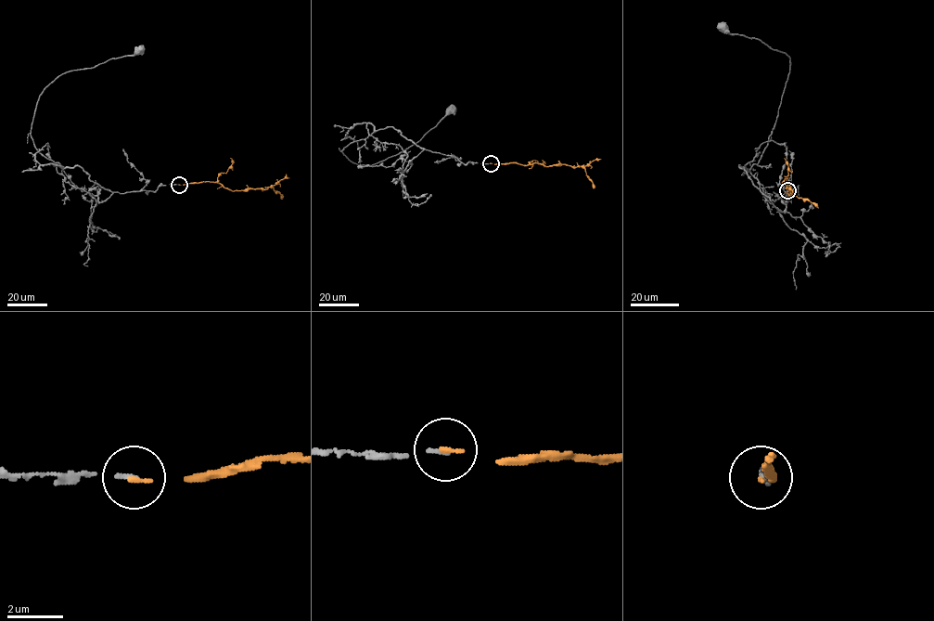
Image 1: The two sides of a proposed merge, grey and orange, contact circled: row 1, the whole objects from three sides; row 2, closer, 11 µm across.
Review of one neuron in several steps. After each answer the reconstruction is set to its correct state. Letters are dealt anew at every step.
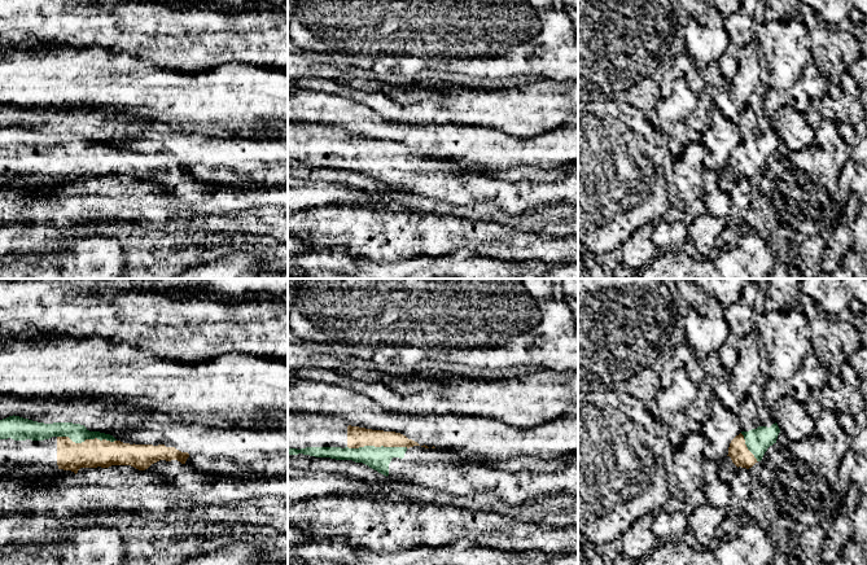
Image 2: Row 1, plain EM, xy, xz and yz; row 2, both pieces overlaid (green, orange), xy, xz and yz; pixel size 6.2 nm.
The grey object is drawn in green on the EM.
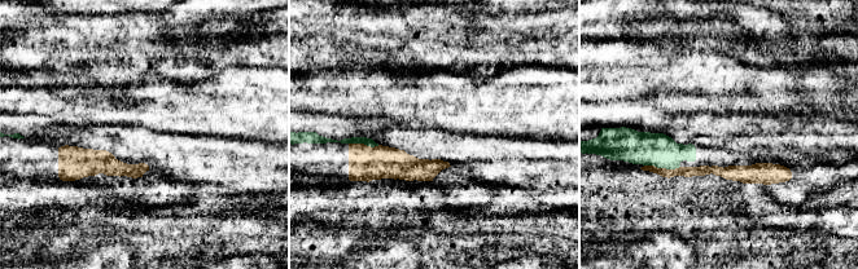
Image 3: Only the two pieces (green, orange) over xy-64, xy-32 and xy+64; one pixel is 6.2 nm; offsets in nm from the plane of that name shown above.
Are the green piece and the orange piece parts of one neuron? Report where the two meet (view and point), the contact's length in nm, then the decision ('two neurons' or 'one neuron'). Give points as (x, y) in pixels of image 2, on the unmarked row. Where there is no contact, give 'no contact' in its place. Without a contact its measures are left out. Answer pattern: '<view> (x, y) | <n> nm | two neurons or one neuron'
xz (377, 157) | 380 nm | one neuron

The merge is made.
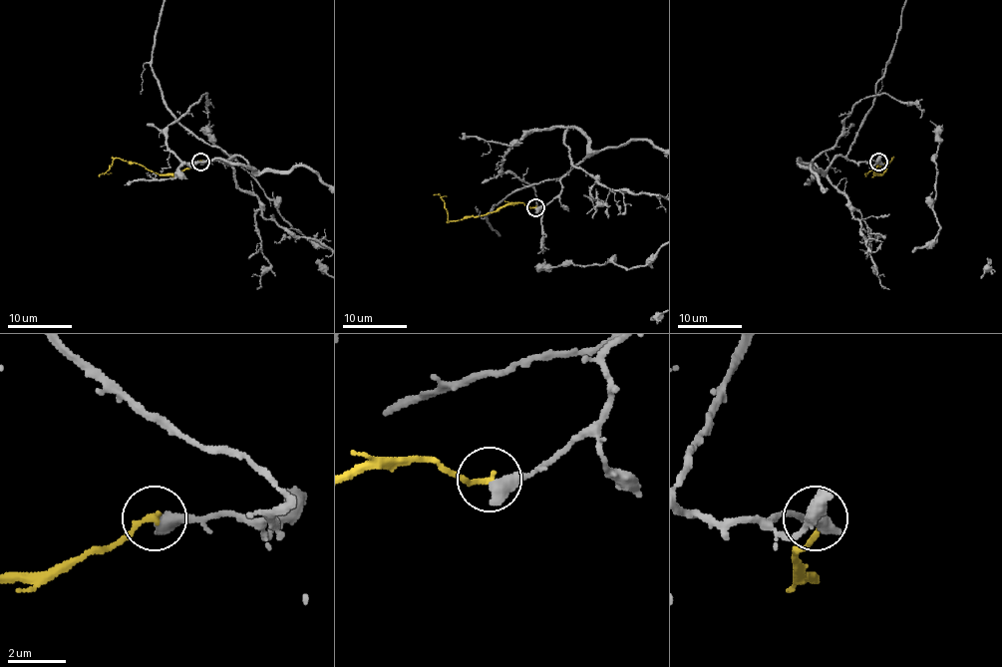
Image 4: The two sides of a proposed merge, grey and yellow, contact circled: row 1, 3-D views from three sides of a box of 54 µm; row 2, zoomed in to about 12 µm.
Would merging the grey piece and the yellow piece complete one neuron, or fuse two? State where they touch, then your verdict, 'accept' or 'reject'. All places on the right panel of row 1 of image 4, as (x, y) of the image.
at (878, 162); reject

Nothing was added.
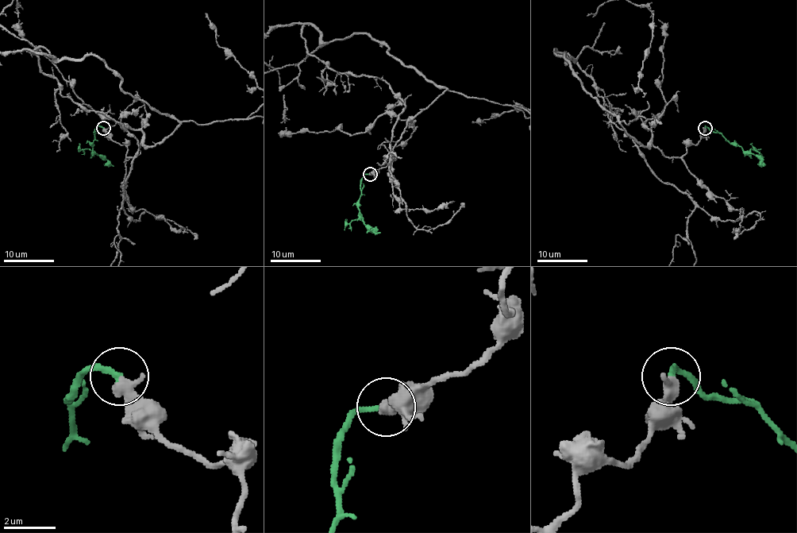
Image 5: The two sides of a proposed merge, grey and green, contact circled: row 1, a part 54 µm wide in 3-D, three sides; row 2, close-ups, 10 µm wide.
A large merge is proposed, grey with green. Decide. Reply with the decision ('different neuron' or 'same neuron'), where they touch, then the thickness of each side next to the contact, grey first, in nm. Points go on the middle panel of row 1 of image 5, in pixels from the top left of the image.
same neuron; place (370, 174); calibres 550 and 220 nm

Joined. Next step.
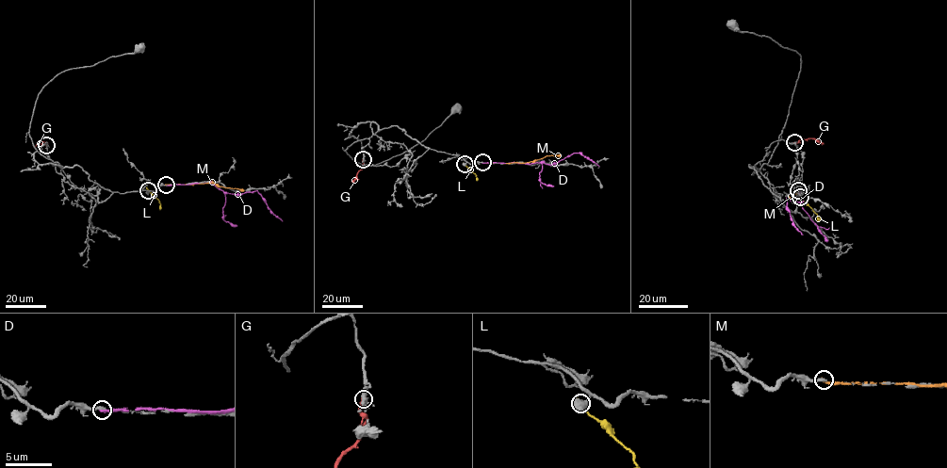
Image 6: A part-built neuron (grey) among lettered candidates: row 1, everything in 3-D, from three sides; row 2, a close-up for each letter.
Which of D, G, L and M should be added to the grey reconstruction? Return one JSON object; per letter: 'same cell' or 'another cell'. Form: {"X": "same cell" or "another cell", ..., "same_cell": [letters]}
{"D": "another cell", "G": "another cell", "L": "another cell", "M": "another cell", "same_cell": []}

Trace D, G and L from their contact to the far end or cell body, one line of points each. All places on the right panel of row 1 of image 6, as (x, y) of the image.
D: (798, 191), (799, 188), (801, 201), (788, 198), (787, 209), (792, 224), (803, 234)
G: (794, 142), (811, 138), (822, 145)
L: (800, 197), (818, 218), (820, 216)

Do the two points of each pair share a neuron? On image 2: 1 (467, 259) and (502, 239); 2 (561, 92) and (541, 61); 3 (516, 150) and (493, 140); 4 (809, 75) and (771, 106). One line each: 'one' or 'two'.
1: two
2: two
3: one
4: one

